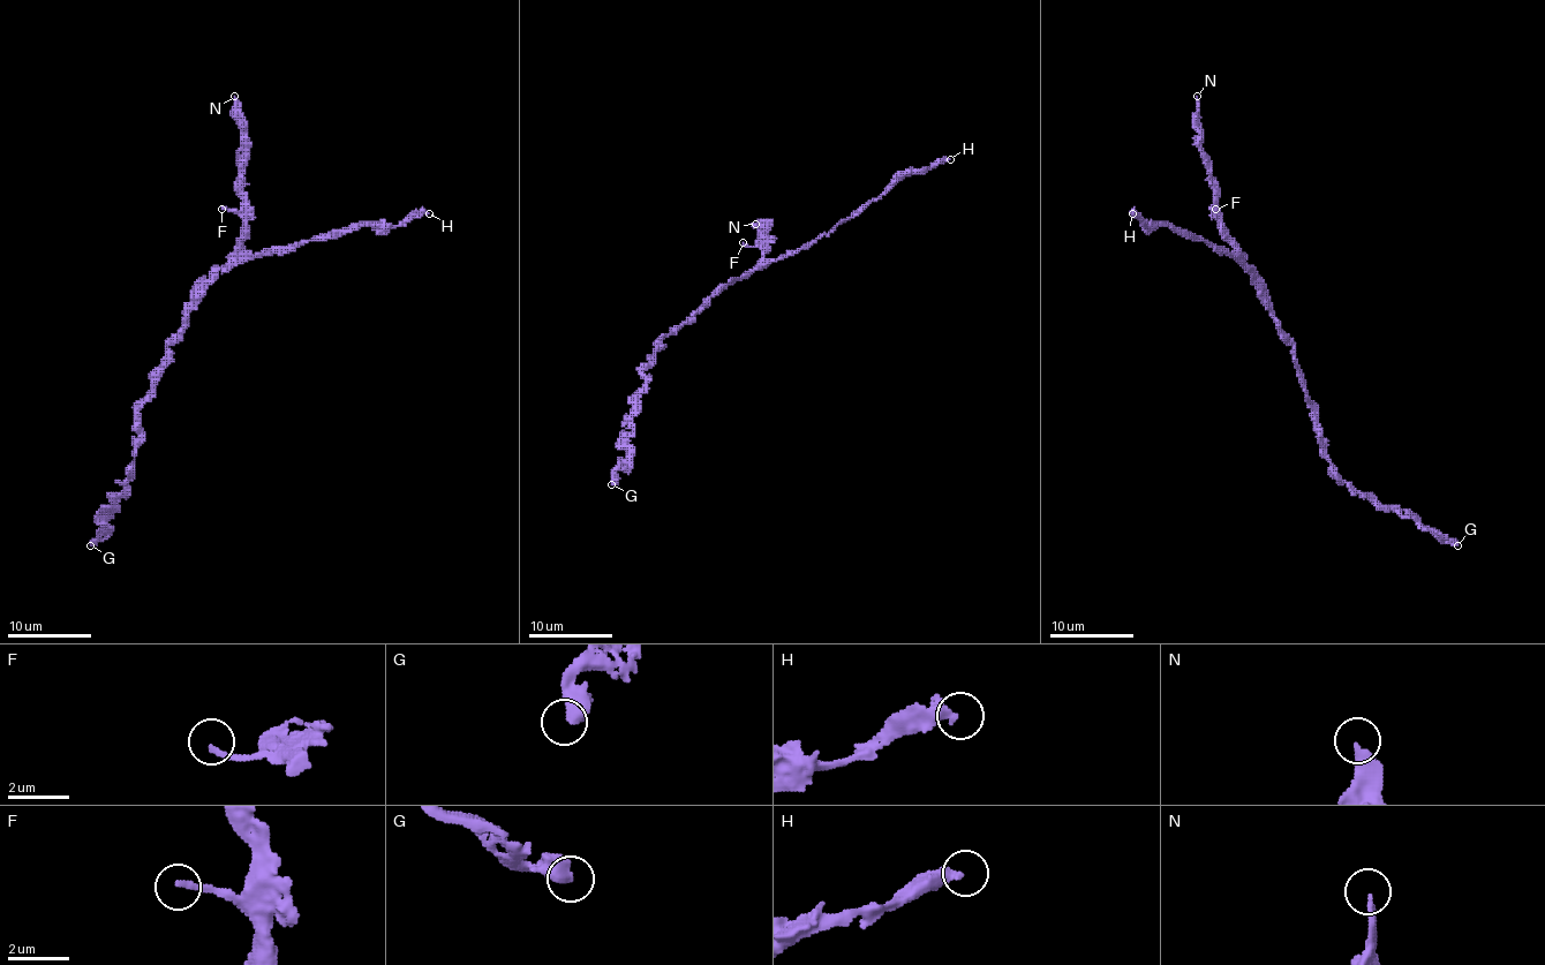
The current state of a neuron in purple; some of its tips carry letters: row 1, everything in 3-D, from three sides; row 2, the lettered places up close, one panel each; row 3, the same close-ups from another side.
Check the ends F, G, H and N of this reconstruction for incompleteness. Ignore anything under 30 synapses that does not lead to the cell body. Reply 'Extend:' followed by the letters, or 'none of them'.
Extend: H, N

